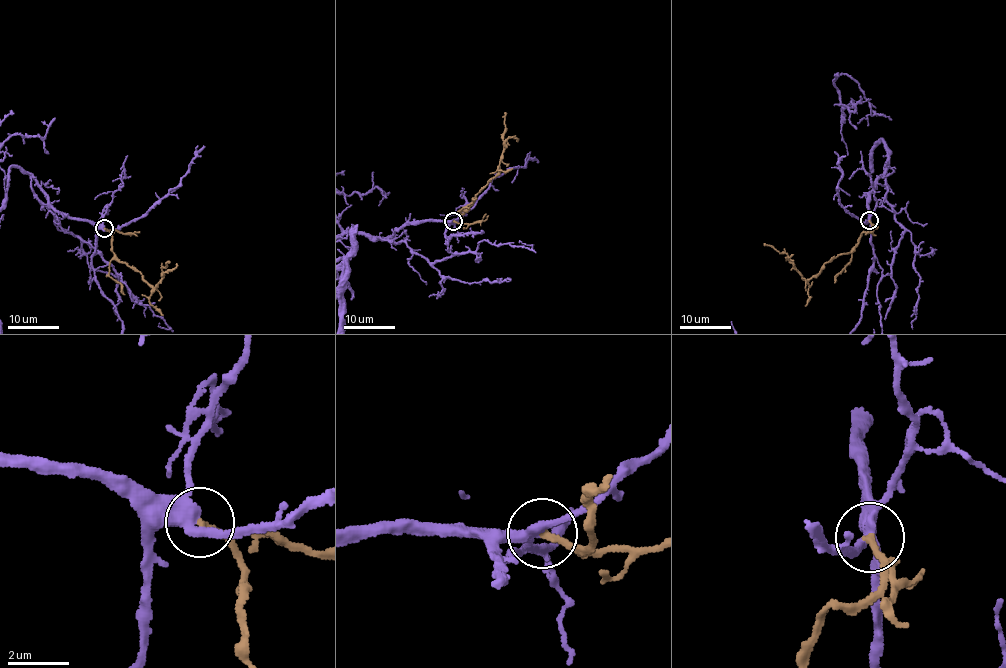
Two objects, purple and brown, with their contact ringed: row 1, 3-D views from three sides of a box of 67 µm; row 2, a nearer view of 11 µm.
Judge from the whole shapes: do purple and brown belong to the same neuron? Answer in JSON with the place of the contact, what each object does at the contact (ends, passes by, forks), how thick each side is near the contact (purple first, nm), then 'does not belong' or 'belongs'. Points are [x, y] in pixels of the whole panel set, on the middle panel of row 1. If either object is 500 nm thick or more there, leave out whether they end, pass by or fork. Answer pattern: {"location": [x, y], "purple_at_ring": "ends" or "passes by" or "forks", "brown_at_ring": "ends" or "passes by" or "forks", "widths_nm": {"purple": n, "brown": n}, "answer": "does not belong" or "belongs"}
{"location": [453, 221], "purple_at_ring": "forks", "brown_at_ring": "ends", "widths_nm": {"purple": 320, "brown": 240}, "answer": "belongs"}

